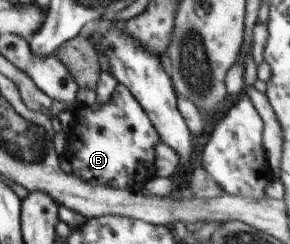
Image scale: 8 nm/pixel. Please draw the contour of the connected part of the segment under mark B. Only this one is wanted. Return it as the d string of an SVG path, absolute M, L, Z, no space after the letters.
M117 83L107 104L80 104L72 114L74 123L66 132L65 155L77 178L95 186L113 186L119 190L141 193L145 184L156 177L155 146L162 142L161 137L125 85Z

